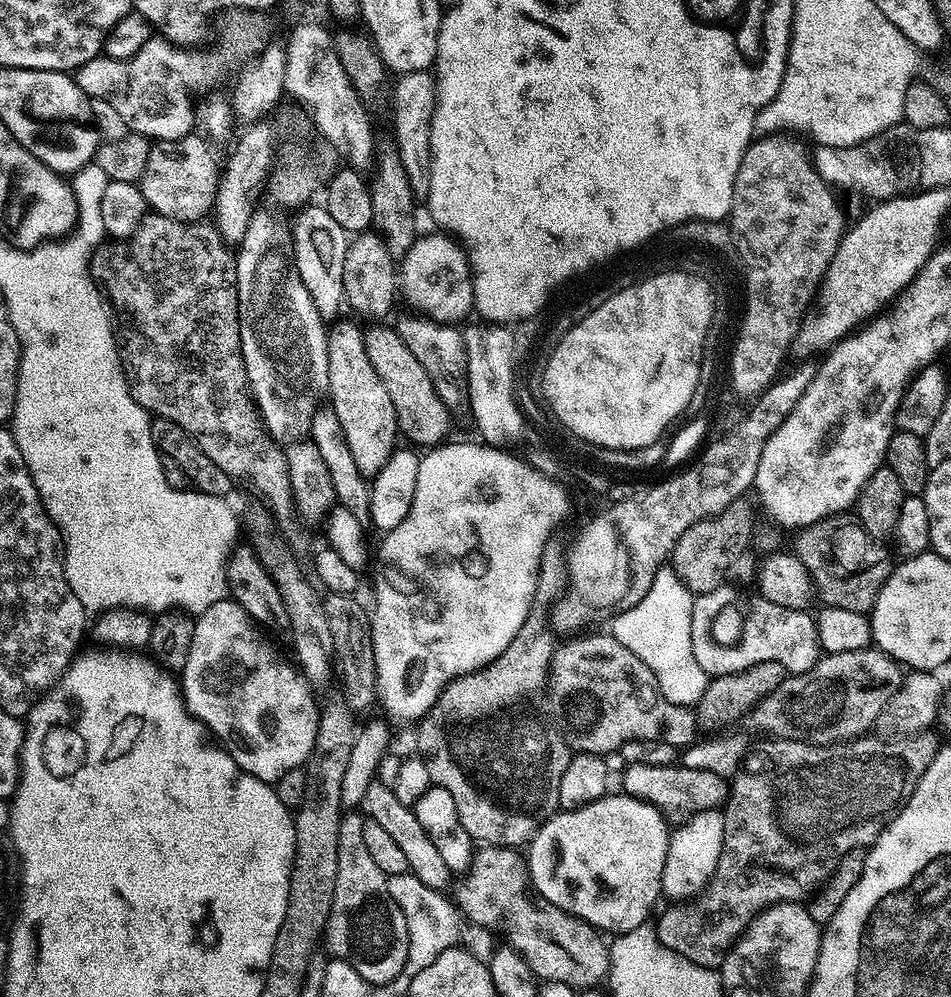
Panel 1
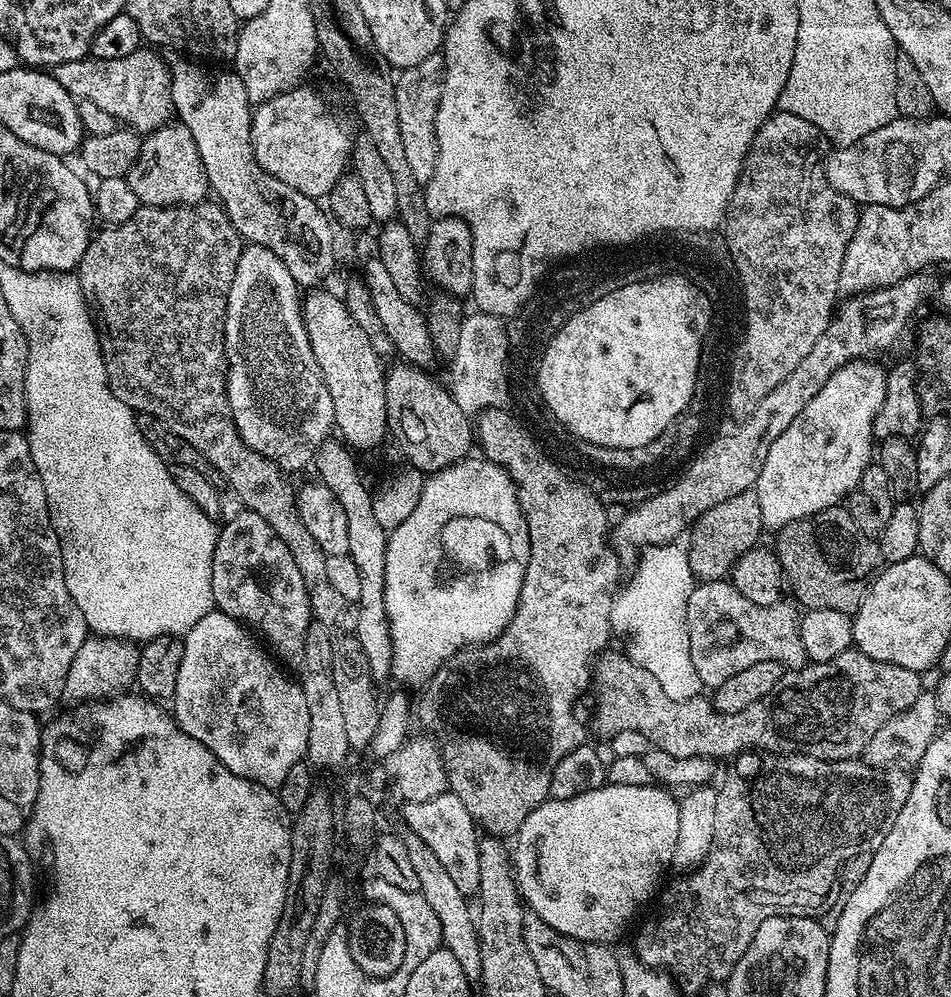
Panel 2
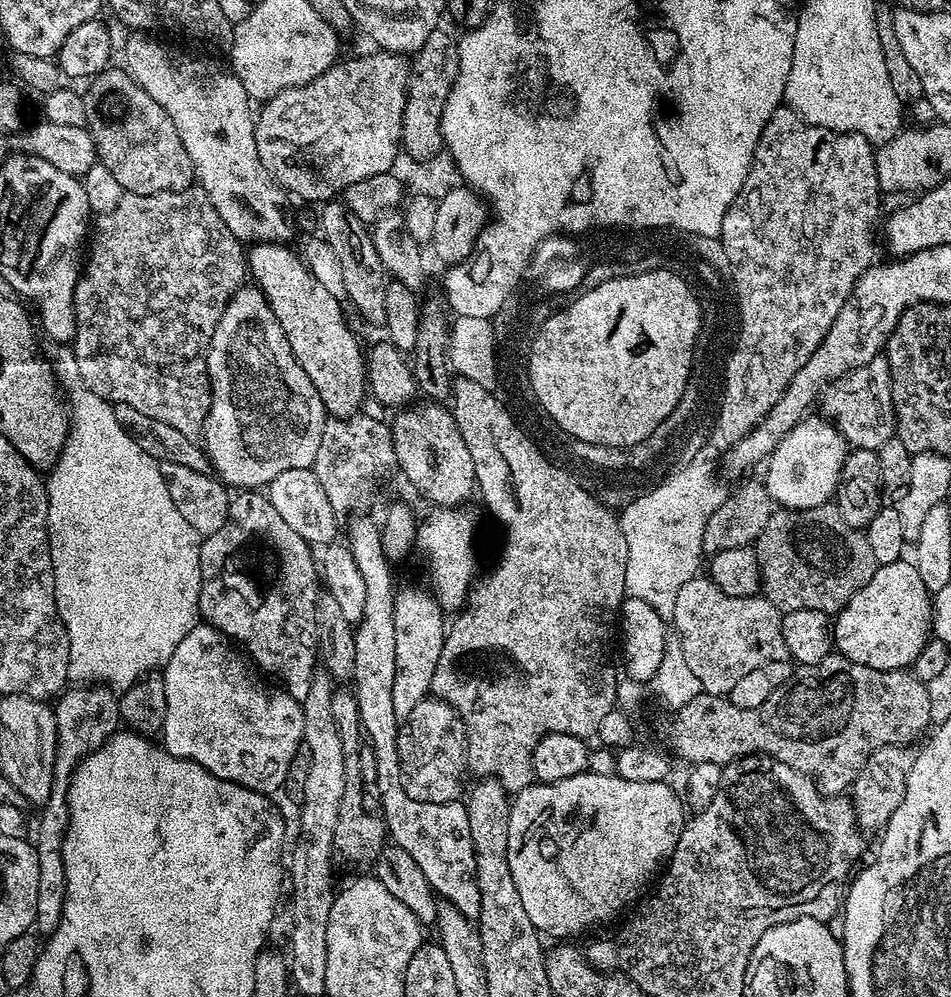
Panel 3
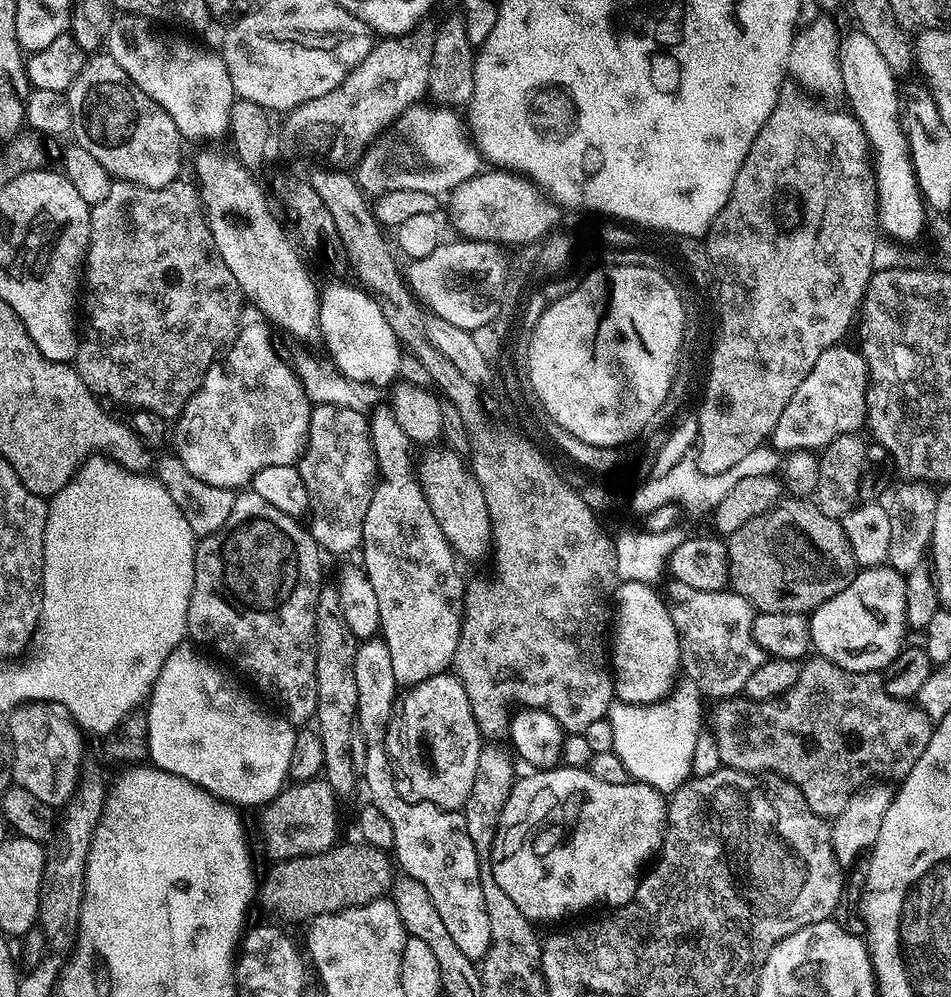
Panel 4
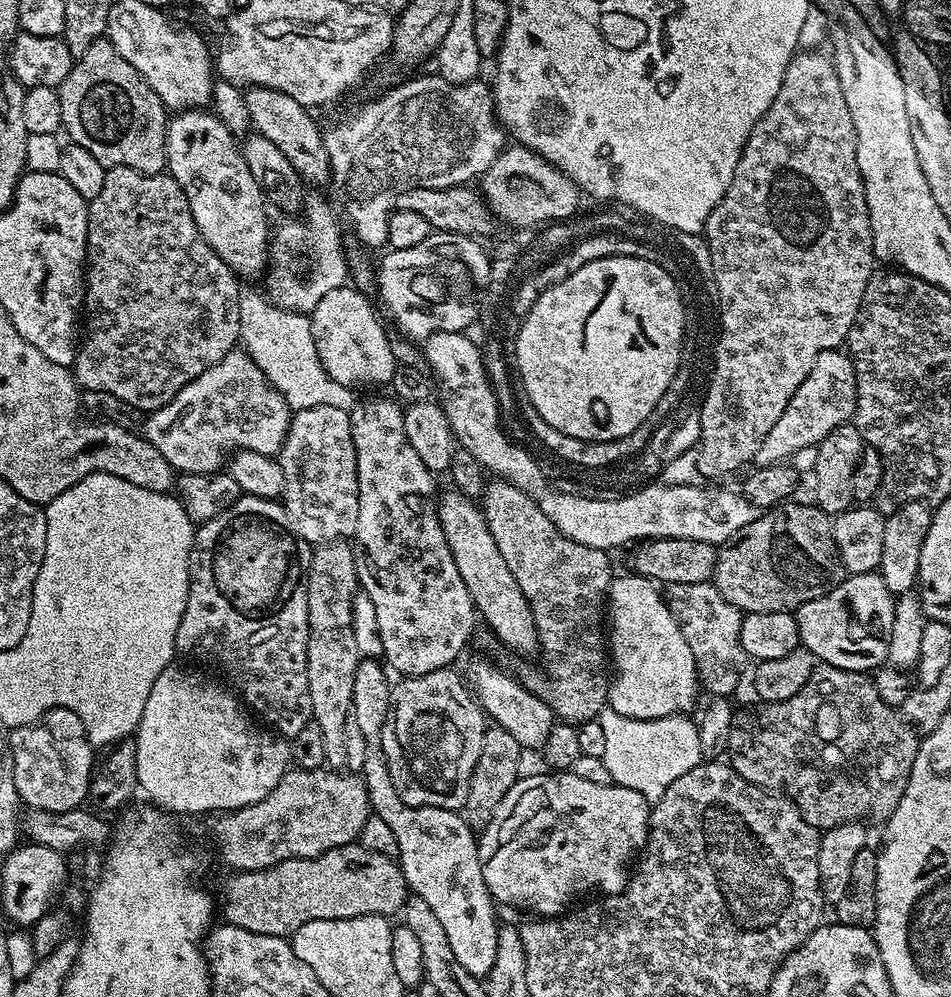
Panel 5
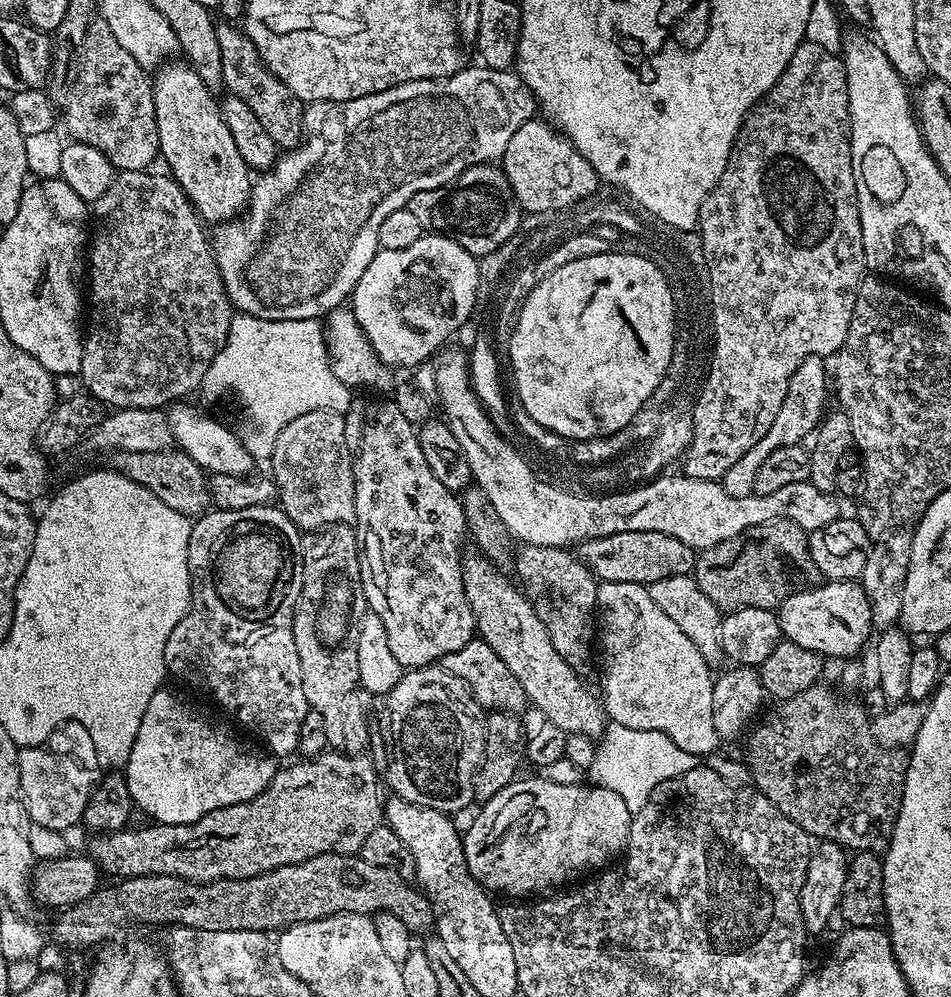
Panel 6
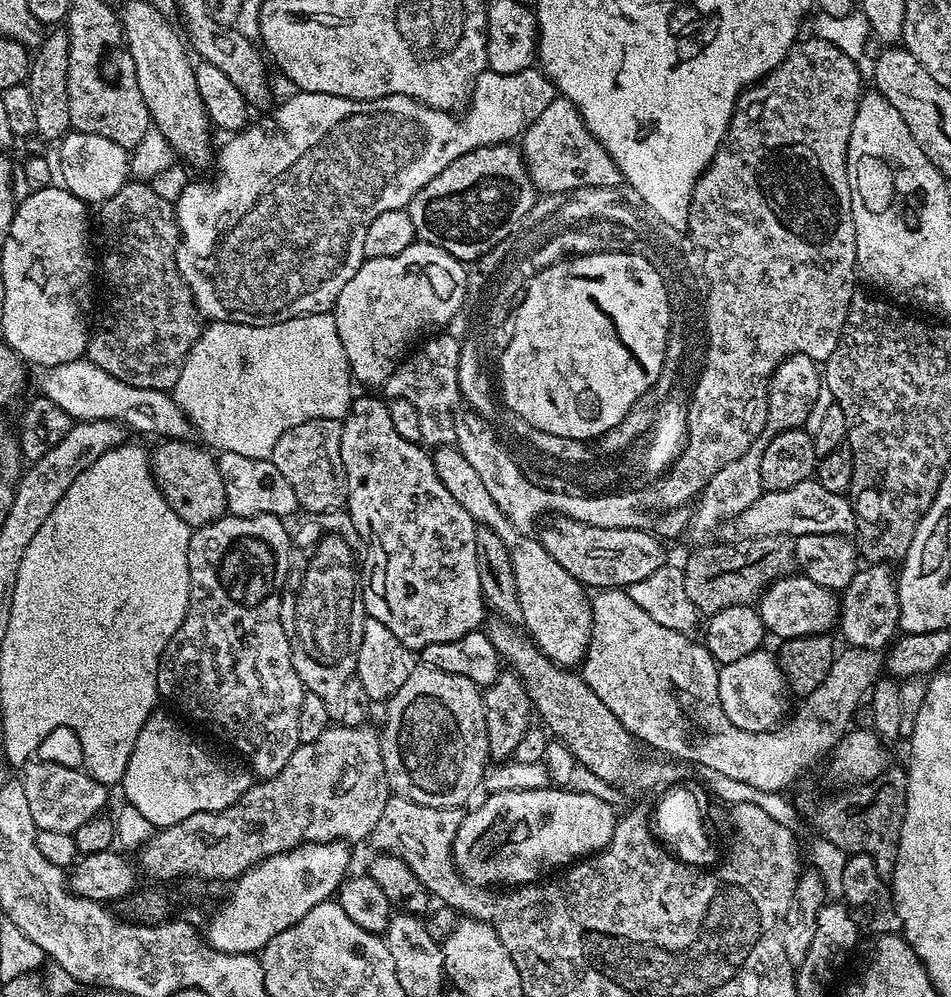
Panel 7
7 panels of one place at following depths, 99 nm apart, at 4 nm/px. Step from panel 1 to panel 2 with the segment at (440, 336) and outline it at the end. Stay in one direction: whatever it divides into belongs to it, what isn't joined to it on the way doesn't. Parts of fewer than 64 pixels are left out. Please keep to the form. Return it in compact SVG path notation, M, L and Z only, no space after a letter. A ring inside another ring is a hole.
M368 244L362 245L360 252L364 256L368 256L372 252L372 256L368 256L364 260L362 283L368 290L368 300L372 303L374 314L378 314L380 329L385 332L396 347L395 355L401 361L414 364L418 368L431 369L431 364L438 360L438 353L435 346L432 345L430 330L427 322L424 321L424 312L417 305L406 302L398 294L394 282L390 279L390 274L386 271L386 266L382 266L379 255L373 254L373 245L372 248Z

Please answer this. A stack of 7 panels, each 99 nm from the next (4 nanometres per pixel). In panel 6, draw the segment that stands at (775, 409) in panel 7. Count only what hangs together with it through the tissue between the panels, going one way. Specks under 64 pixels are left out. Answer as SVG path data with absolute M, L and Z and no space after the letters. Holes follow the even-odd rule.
M811 356L802 362L802 366L790 380L788 393L782 402L782 410L778 410L778 418L774 418L770 430L766 430L766 434L762 434L759 442L746 454L742 454L742 458L738 458L738 462L734 462L730 470L726 470L722 481L726 494L734 494L734 498L746 498L753 495L754 478L762 462L766 462L766 458L770 458L770 454L774 454L774 450L782 446L807 441L807 436L809 439L820 427L820 421L824 419L826 409L829 407L827 406L828 396L830 400L830 376L829 373L828 376L824 373L824 364L825 361L819 356Z

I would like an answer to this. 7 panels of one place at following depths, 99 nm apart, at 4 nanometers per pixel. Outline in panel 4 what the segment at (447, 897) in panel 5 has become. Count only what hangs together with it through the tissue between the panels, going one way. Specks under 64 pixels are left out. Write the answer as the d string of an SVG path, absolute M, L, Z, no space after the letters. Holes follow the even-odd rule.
M383 638L363 641L357 647L354 679L358 682L356 723L359 735L367 745L362 784L363 787L364 784L368 787L367 799L386 814L386 819L394 830L392 848L396 852L395 863L398 868L400 863L399 871L403 875L418 878L418 882L426 886L426 894L430 894L430 902L434 902L442 923L454 938L458 950L462 950L462 954L466 954L466 958L473 962L483 961L490 946L490 917L486 915L486 898L482 898L482 857L474 850L474 842L470 842L464 813L417 802L405 795L398 787L392 759L383 745L388 733L388 723L392 720L394 705L398 700L394 666L390 663L390 650Z

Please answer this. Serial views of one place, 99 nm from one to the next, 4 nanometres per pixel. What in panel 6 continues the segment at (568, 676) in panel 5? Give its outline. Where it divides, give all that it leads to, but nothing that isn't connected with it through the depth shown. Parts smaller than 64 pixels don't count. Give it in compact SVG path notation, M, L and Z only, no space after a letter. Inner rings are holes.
M525 544L515 553L514 572L528 580L527 595L535 598L536 613L538 618L542 618L550 634L550 642L554 642L554 650L558 650L558 654L566 658L574 671L587 673L587 668L592 664L592 644L594 648L594 613L597 611L598 583L596 576L575 551L534 544ZM552 588L560 588L560 609L552 605Z

